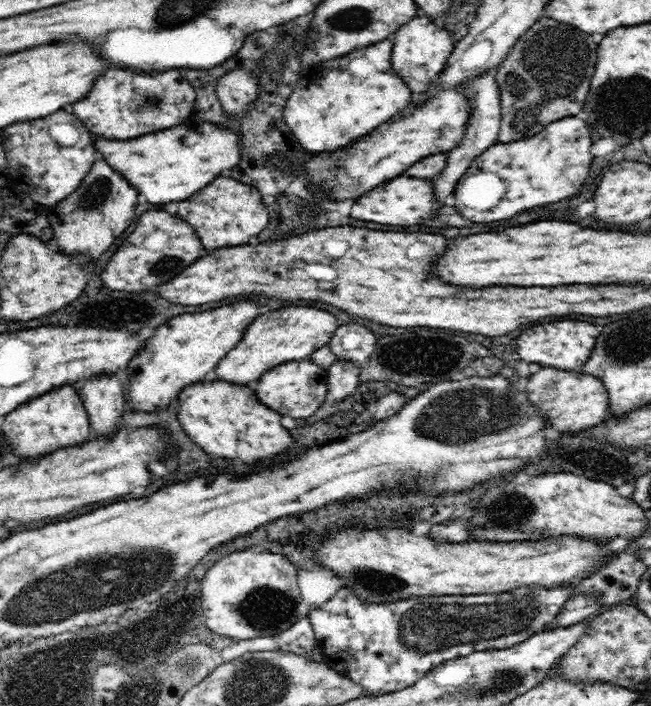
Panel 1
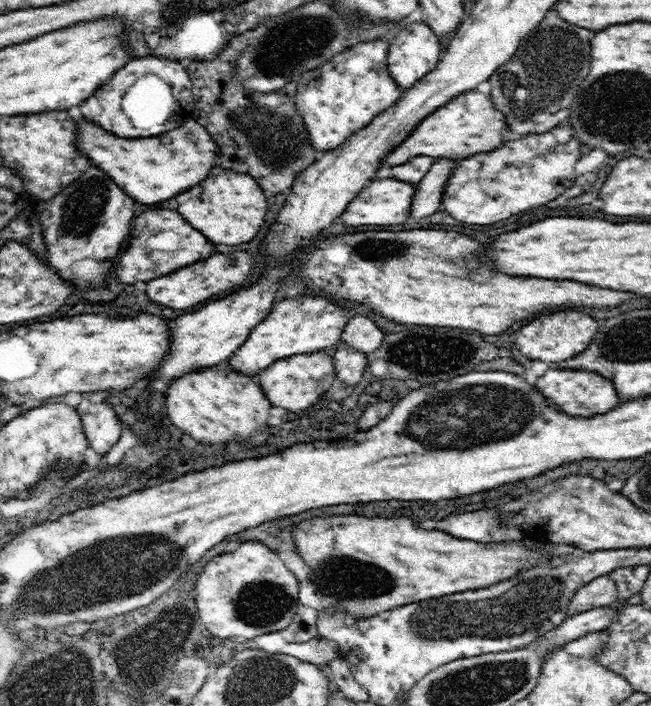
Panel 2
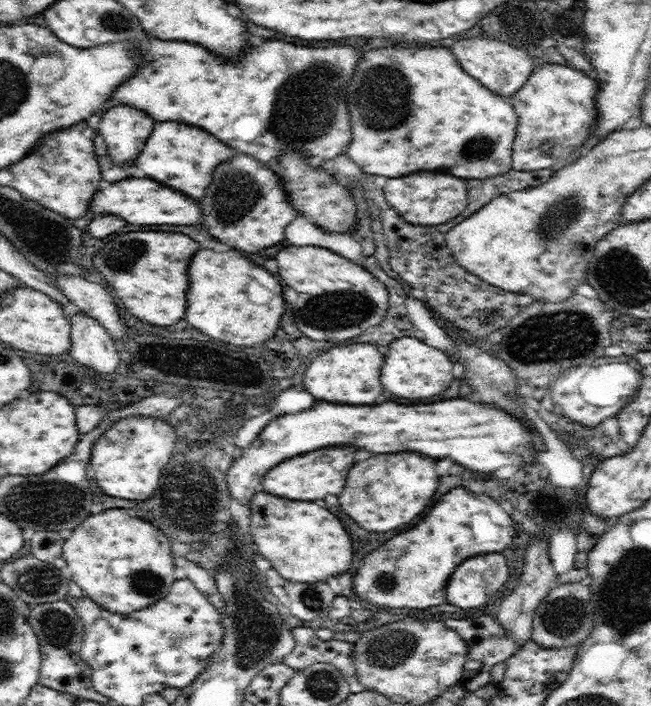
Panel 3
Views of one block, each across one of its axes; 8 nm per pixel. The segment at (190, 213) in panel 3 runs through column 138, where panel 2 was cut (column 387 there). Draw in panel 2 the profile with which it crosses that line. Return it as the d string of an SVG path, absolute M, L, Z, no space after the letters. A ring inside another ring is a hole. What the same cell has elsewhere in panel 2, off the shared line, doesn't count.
M396 178L374 180L366 186L342 214L344 224L402 224L408 218L414 186Z

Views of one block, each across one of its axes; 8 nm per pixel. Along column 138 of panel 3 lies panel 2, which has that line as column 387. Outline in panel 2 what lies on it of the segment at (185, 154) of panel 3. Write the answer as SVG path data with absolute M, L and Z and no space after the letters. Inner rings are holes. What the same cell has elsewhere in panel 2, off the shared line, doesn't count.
M477 89L458 94L456 98L439 106L430 116L422 119L414 132L400 146L394 148L384 160L382 168L394 168L408 162L414 156L432 156L432 158L465 159L473 154L490 152L499 148L502 143L502 130L507 128L506 117L498 110L490 97Z

